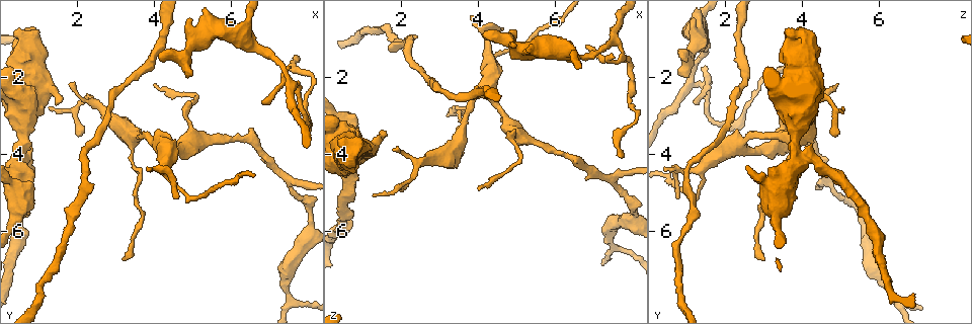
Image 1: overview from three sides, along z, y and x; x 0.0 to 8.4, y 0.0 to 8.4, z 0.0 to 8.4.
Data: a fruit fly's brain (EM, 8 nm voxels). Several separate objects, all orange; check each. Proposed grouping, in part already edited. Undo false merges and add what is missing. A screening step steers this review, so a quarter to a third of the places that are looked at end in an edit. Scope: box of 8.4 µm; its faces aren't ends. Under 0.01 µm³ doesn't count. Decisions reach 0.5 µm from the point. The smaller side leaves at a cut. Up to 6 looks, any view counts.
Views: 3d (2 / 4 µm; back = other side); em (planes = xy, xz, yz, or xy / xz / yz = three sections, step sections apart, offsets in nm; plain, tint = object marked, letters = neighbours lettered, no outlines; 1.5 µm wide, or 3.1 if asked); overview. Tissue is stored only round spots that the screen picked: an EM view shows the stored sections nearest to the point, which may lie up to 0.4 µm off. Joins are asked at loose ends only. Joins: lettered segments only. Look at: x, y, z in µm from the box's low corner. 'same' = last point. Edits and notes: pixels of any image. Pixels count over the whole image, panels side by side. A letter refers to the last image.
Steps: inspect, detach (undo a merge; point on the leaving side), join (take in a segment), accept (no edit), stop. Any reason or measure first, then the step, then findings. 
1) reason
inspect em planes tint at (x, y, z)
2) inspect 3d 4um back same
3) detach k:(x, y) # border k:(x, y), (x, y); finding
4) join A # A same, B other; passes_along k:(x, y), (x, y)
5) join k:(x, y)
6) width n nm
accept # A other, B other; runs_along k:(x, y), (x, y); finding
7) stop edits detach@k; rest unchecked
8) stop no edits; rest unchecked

long arm stops here
inspect 3d 4um back at (4.05, 2.15, 4.90)

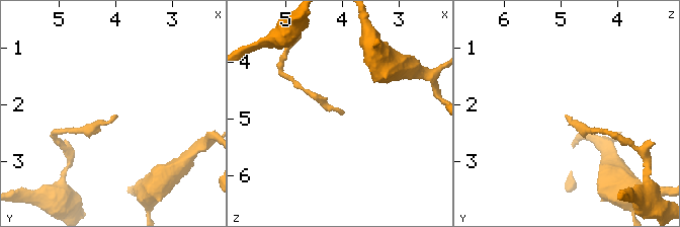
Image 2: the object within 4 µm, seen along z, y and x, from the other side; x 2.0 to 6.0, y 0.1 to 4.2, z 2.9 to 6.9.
shape alone is not enough
inspect em planes letters at (3.95, 2.20, 4.95)

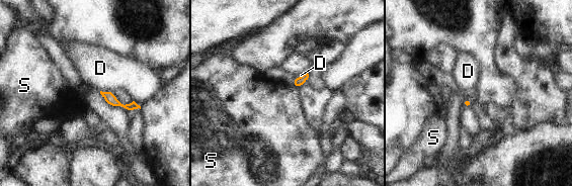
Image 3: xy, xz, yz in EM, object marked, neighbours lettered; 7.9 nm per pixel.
accept # D other, S other; runs_along 3:(104, 94), (117, 104), (135, 106); no lettered segment goes on from it

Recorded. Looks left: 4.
inspect 3d 2um at (4.85, 3.00, 3.50)

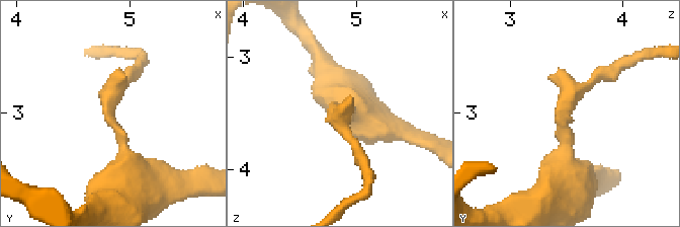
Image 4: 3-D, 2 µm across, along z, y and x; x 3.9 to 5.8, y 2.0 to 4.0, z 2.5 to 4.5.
inspect em planes tint at (4.82, 2.94, 3.48)

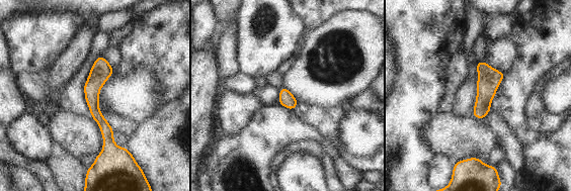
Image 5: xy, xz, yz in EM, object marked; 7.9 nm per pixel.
inspect em planes letters same

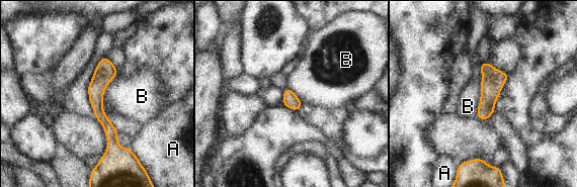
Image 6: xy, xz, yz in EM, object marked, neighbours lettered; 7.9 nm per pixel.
longest_contact B 260 nm
accept # A other, B other; one neuron here

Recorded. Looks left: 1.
stop no edits; rest unchecked

